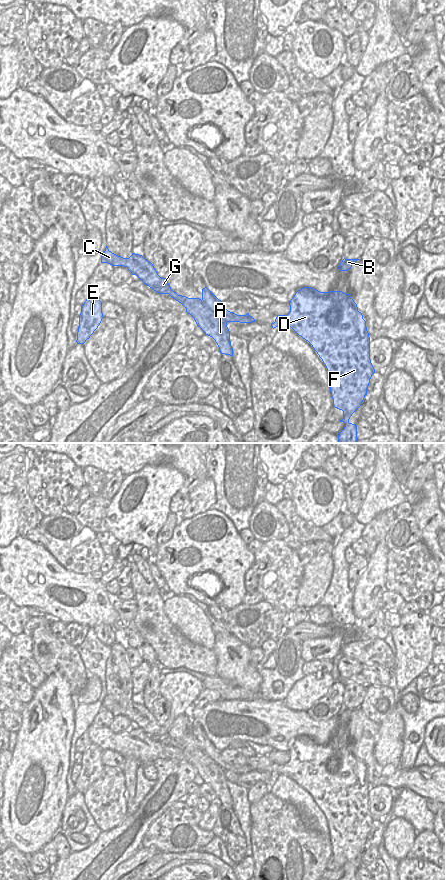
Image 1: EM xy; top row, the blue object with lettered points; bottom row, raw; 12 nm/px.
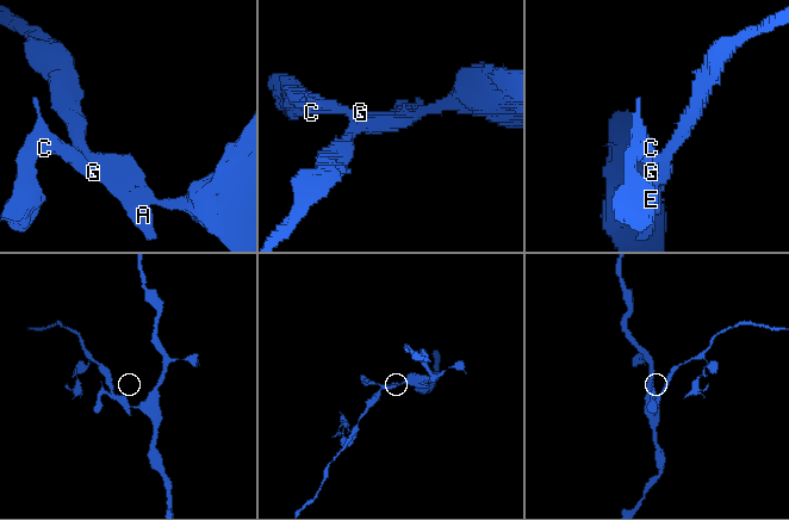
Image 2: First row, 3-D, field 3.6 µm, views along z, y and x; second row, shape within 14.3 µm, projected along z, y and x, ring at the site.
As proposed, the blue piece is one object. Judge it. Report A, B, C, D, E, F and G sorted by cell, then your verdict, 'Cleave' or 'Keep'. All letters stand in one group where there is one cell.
Groups: A C E G / B D F. Cleave

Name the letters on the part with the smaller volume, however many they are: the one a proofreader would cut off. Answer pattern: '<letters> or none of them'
A, C, E, G

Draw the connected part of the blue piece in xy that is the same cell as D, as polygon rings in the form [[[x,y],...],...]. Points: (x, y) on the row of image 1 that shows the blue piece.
[[[312,287],[298,290],[290,300],[290,312],[277,315],[272,328],[291,327],[308,341],[325,364],[329,373],[333,407],[343,411],[344,429],[338,433],[338,443],[356,443],[357,425],[349,422],[352,414],[362,405],[375,369],[370,360],[370,337],[363,315],[357,304],[342,291],[320,292]]]

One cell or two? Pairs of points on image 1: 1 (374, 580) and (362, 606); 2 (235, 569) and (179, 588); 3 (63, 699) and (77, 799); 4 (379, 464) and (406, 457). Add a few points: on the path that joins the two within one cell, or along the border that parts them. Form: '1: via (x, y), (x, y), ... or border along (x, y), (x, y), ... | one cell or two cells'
1: via (371, 586), (365, 600) | one cell
2: via (220, 565), (197, 565), (189, 573) | one cell
3: border along (67, 797), (61, 820) | two cells
4: border along (390, 453), (390, 472), (399, 481) | two cells

